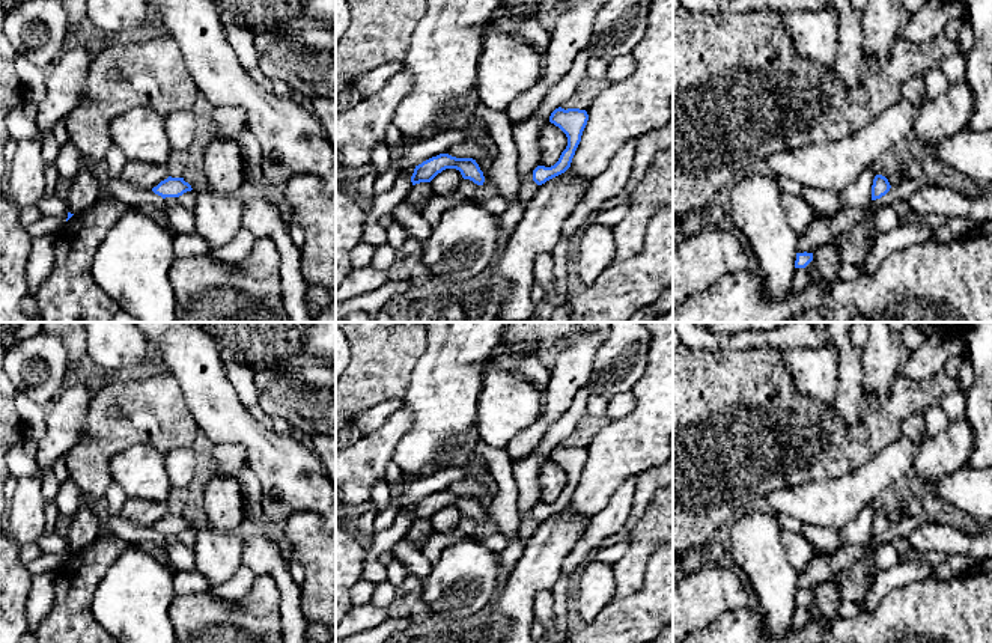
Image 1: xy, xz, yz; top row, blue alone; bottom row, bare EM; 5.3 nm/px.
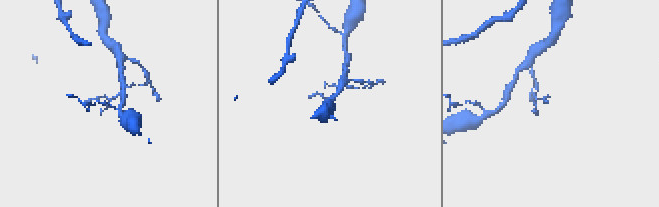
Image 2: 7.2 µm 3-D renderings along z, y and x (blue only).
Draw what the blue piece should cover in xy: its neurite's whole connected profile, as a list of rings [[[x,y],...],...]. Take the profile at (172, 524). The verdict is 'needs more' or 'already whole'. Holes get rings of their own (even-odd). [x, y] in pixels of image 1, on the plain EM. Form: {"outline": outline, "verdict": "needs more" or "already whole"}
{"outline": [[[172,515],[161,518],[157,524],[152,526],[152,529],[163,536],[166,535],[179,535],[187,529],[191,529],[191,523],[184,518],[184,515]]], "verdict": "already whole"}

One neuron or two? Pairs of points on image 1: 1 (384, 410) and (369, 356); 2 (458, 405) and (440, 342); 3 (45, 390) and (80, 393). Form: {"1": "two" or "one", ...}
{"1": "two", "2": "one", "3": "two"}

